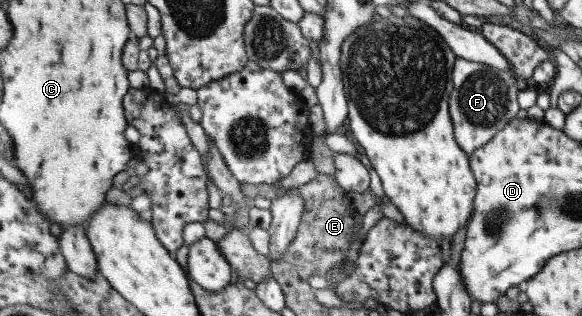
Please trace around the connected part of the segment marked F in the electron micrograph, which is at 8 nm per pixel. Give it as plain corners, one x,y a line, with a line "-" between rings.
458,57
452,71
455,85
449,105
455,123
456,143
472,156
479,148
488,144
500,130
520,112
519,93
522,84
514,74
488,65

